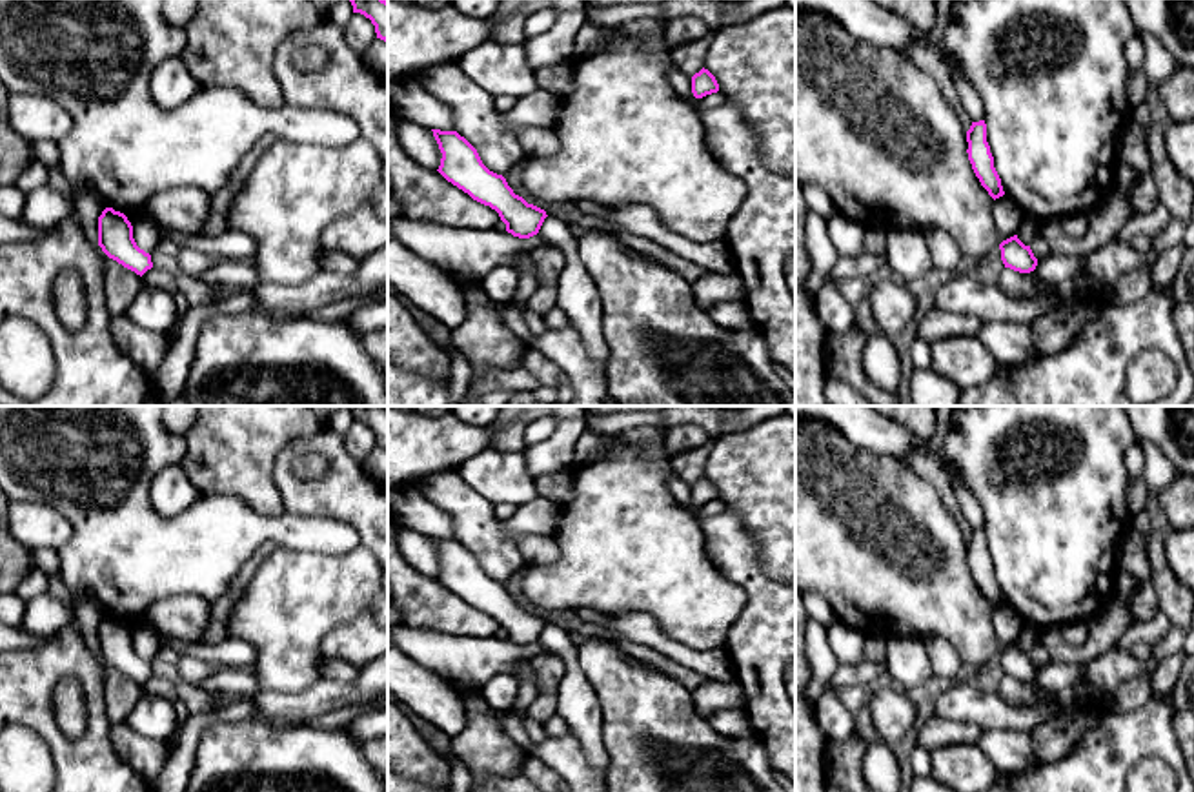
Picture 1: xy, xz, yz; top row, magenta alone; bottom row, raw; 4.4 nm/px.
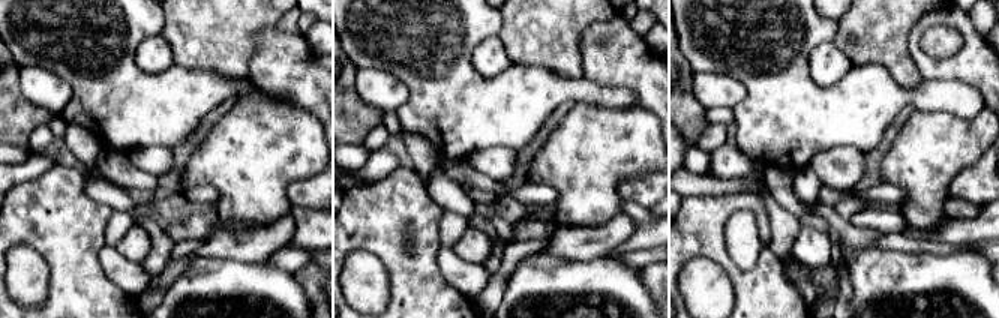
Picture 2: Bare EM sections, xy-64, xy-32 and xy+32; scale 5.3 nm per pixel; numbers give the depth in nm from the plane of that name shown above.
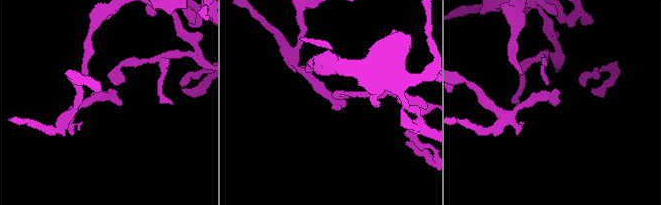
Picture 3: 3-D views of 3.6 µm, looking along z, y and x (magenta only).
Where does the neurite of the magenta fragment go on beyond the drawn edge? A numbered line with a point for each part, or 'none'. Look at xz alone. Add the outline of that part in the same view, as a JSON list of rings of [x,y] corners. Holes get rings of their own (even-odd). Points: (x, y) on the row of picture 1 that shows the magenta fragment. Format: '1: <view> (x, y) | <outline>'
none

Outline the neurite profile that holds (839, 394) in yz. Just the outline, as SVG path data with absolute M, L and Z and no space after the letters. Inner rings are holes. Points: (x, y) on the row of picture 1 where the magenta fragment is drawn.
M826 373L825 395L834 406L870 406L870 402L841 379Z

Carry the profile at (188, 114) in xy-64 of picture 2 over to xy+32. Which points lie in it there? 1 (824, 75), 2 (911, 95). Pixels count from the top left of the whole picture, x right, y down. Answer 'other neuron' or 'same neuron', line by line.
1: other neuron
2: same neuron

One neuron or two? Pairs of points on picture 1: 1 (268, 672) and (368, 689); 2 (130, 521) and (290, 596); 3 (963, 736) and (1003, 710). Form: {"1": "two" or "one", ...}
{"1": "two", "2": "two", "3": "two"}

